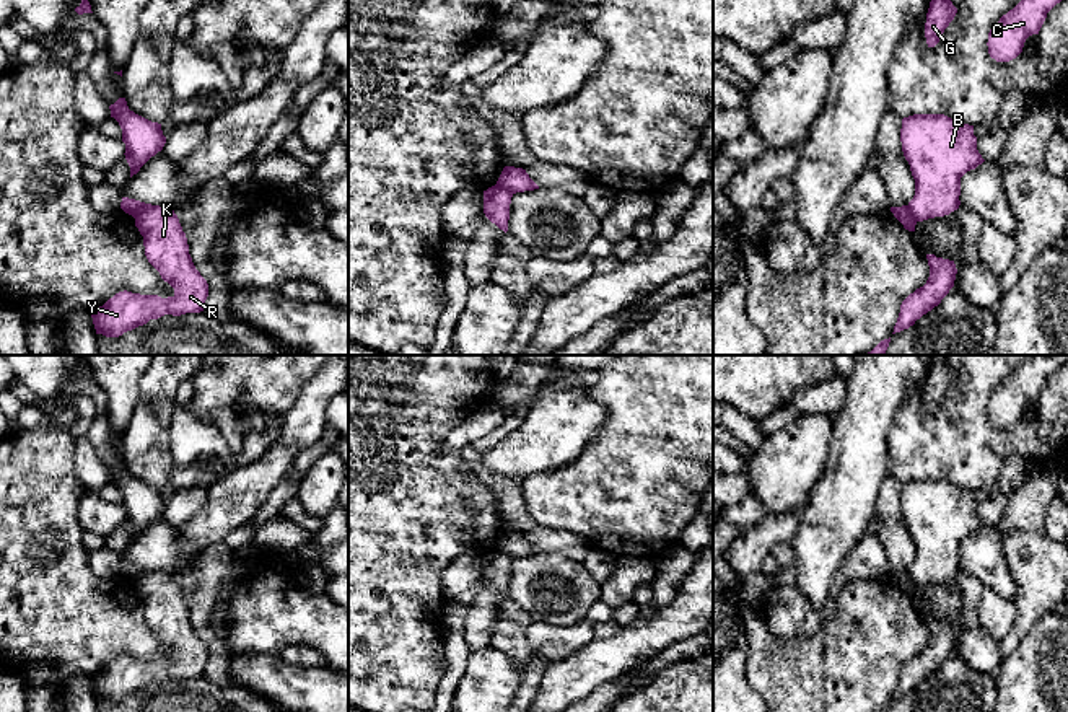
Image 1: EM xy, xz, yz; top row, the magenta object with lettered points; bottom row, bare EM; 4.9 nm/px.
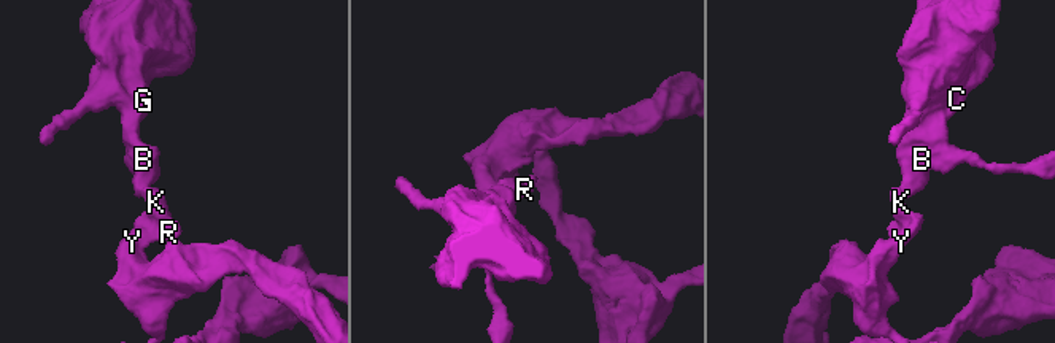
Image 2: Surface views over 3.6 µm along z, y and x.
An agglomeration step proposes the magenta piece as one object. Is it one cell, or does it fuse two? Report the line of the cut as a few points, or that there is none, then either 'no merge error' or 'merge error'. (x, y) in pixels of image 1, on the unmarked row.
cut xz (497, 548), (513, 558); merge error

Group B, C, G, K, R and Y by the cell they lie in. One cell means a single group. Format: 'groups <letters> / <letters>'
groups B C G / K R Y

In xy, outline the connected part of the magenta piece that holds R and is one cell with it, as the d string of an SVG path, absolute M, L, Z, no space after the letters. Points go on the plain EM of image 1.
M147 569L134 583L143 601L148 627L174 653L174 660L161 663L127 655L116 658L91 678L96 699L106 702L119 702L164 679L200 678L208 661L208 648L192 627L174 575Z

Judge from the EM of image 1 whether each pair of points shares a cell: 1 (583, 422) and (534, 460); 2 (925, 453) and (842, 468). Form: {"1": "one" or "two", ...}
{"1": "one", "2": "two"}

